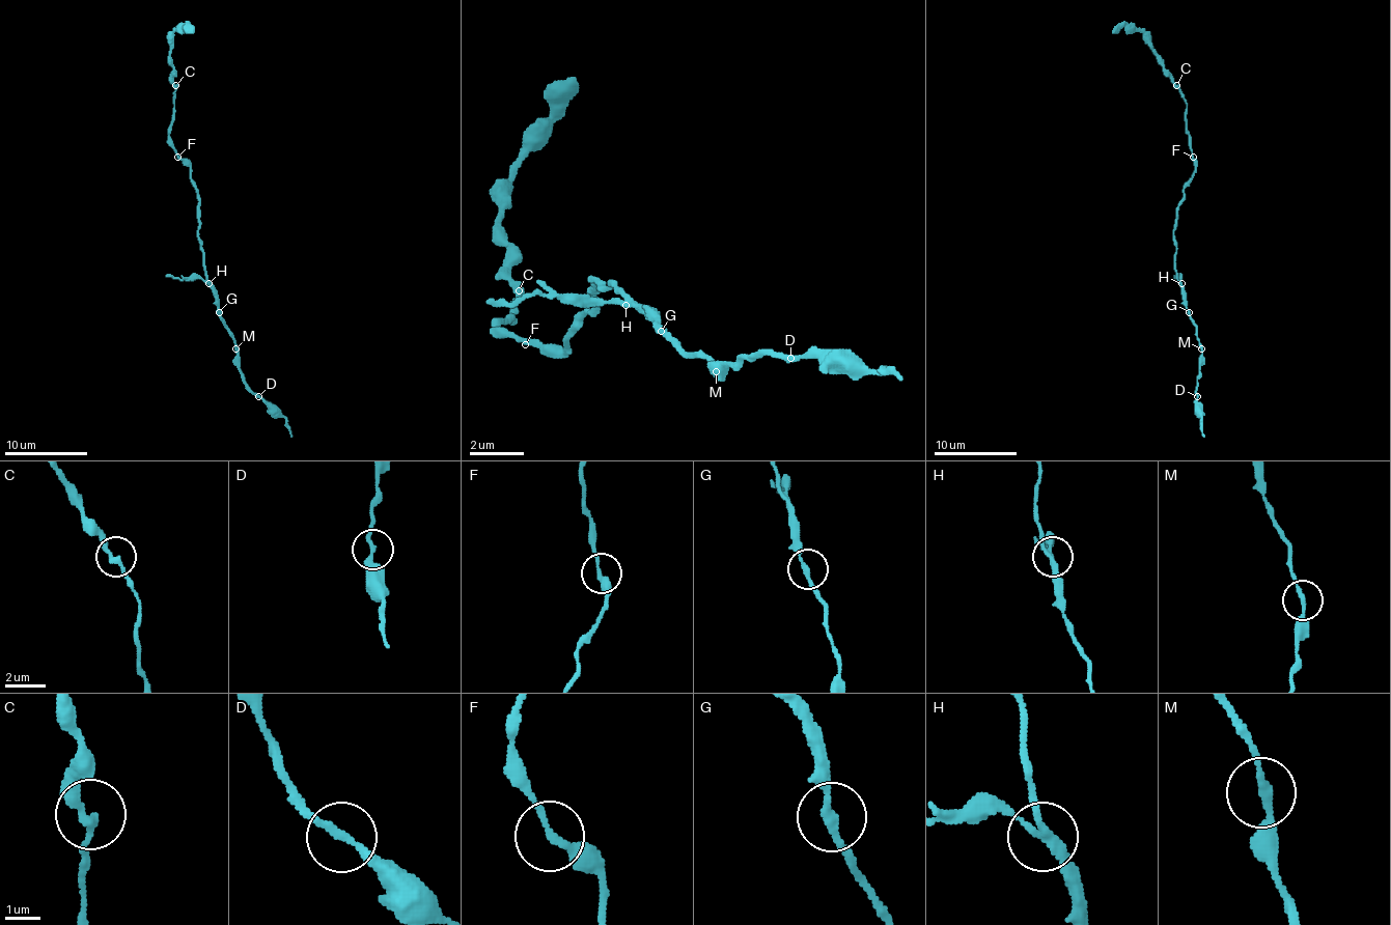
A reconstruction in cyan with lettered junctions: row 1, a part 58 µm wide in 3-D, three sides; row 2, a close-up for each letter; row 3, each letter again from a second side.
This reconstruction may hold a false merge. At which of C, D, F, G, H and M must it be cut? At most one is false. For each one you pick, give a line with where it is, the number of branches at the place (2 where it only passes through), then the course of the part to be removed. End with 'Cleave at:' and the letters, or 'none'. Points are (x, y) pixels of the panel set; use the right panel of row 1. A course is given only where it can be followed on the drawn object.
H: Place: (1181, 283). Branches: 3
Cleave at: H

